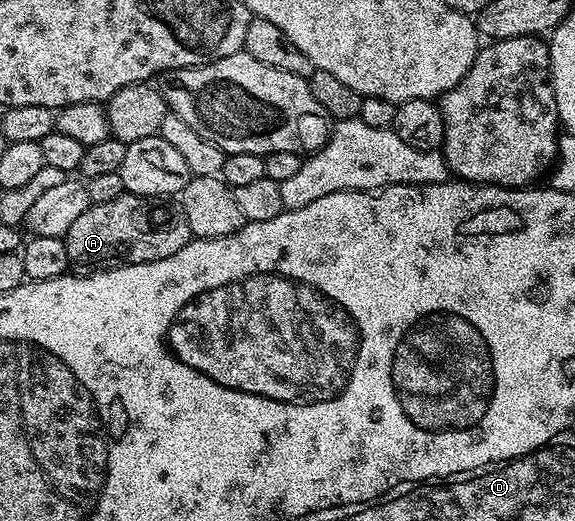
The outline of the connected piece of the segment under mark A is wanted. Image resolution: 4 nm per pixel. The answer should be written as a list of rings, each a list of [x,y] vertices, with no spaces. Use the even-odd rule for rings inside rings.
[[[125,192],[118,199],[110,199],[110,203],[89,205],[63,238],[68,268],[76,275],[166,259],[193,240],[190,223],[186,223],[186,215],[175,204]]]

